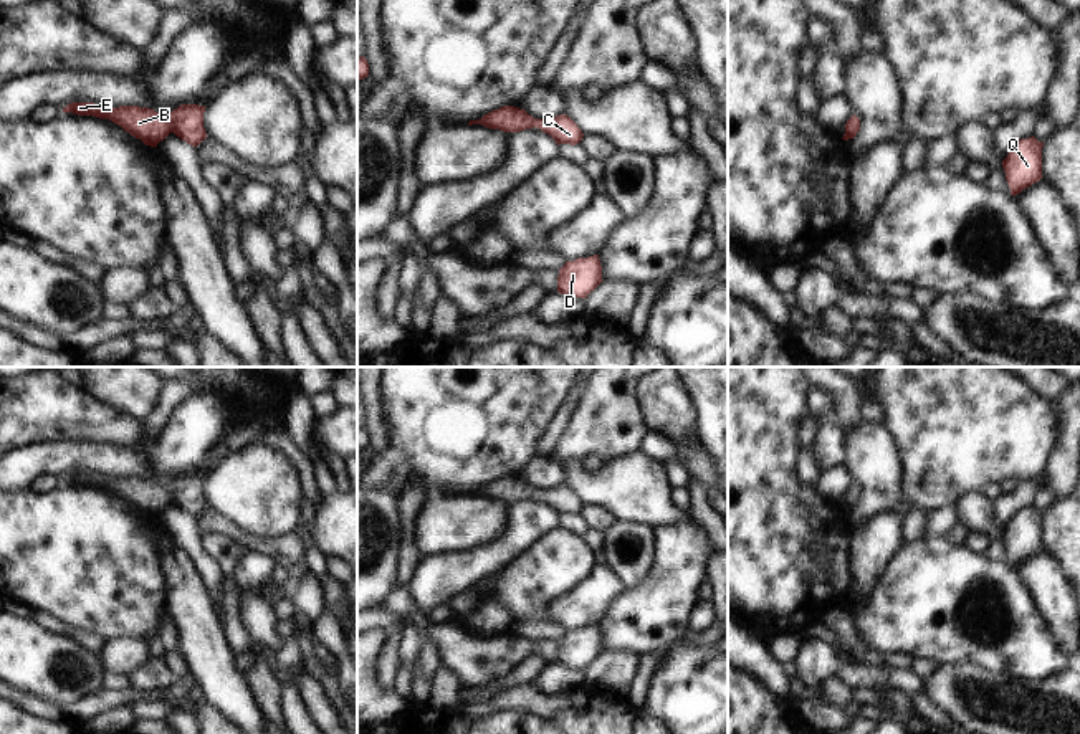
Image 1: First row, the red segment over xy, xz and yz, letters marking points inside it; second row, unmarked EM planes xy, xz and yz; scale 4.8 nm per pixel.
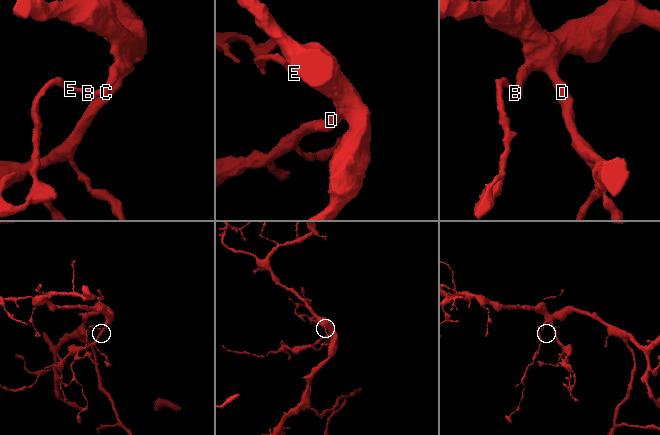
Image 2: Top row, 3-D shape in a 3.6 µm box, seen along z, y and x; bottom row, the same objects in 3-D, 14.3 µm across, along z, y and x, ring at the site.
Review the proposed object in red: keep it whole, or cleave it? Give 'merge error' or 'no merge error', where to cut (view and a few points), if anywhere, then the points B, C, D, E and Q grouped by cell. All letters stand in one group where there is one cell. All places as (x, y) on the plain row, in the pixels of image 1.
no merge error; no cut; B C D E Q

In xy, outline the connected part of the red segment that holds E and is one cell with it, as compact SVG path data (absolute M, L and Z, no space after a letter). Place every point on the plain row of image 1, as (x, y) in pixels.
M71 473L63 478L63 483L109 489L151 517L157 517L170 503L194 517L207 509L203 498L205 476L198 474L182 474L167 486L149 478L109 478L94 473Z

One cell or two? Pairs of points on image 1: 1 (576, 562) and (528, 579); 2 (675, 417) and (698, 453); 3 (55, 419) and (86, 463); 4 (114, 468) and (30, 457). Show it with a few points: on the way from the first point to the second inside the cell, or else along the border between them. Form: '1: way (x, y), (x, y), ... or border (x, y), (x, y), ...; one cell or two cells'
1: way (564, 562), (556, 562), (540, 576); one cell
2: way (675, 428), (678, 442), (687, 450); one cell
3: border (33, 443), (113, 443); two cells
4: way (93, 458), (52, 458); one cell

